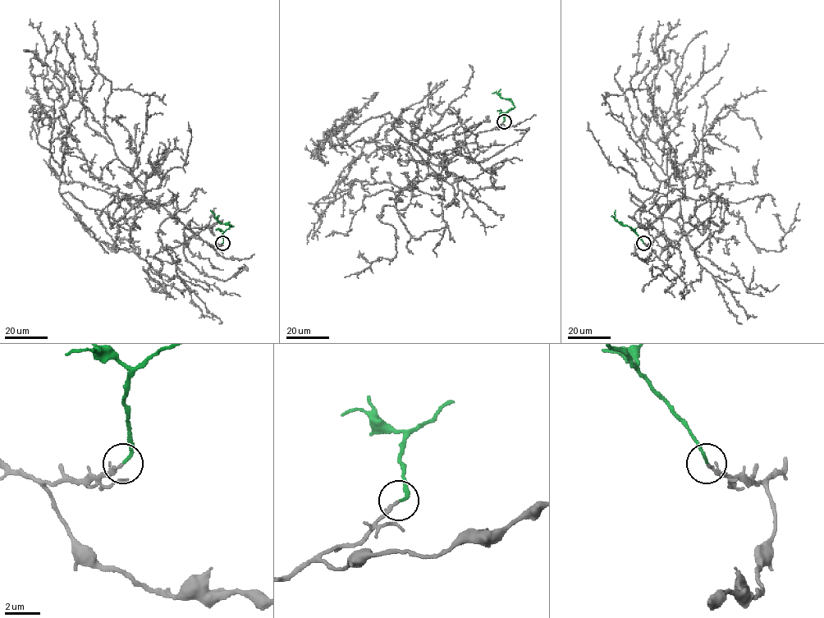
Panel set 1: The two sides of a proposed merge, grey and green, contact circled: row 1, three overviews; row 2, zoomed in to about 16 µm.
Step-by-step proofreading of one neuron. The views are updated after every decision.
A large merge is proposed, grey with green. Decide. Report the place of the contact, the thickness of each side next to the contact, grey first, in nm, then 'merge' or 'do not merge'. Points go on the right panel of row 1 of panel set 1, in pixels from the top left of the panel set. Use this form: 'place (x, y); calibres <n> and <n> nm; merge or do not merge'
place (643, 243); calibres 170 and 150 nm; merge

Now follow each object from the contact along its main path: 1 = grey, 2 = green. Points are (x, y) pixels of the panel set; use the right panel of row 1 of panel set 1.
1: (643, 243), (682, 235), (679, 200), (646, 227), (634, 217), (668, 189), (654, 76), (679, 18)
2: (643, 243), (634, 230), (615, 218), (615, 210)

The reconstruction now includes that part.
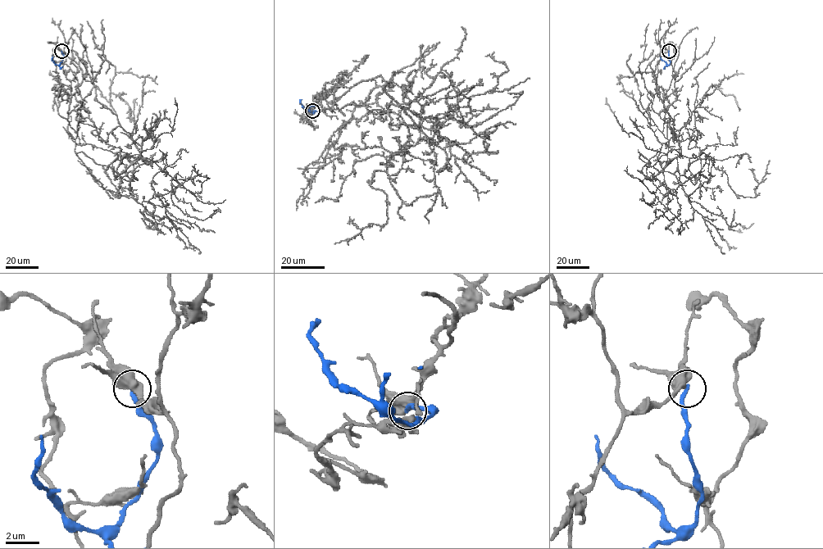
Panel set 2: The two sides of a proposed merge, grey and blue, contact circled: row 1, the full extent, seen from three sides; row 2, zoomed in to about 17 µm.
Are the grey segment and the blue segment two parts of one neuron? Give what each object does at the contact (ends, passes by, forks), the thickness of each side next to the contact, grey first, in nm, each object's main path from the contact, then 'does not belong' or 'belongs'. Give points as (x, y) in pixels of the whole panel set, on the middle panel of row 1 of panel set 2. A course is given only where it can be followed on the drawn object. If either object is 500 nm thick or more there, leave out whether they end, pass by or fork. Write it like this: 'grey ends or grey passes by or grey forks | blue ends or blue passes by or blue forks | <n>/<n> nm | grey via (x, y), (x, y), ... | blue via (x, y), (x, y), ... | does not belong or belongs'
500/280 nm | grey via (312, 111), (379, 75), (420, 133), (374, 172), (387, 222), (334, 243) | blue via (312, 111), (316, 111), (314, 113), (302, 106), (301, 99) | does not belong

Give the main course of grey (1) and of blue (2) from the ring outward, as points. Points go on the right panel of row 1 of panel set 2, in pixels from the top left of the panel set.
1: (668, 51), (656, 91), (669, 147), (643, 167), (647, 179), (702, 151), (736, 194), (753, 197), (769, 160)
2: (669, 51), (669, 65), (660, 55)

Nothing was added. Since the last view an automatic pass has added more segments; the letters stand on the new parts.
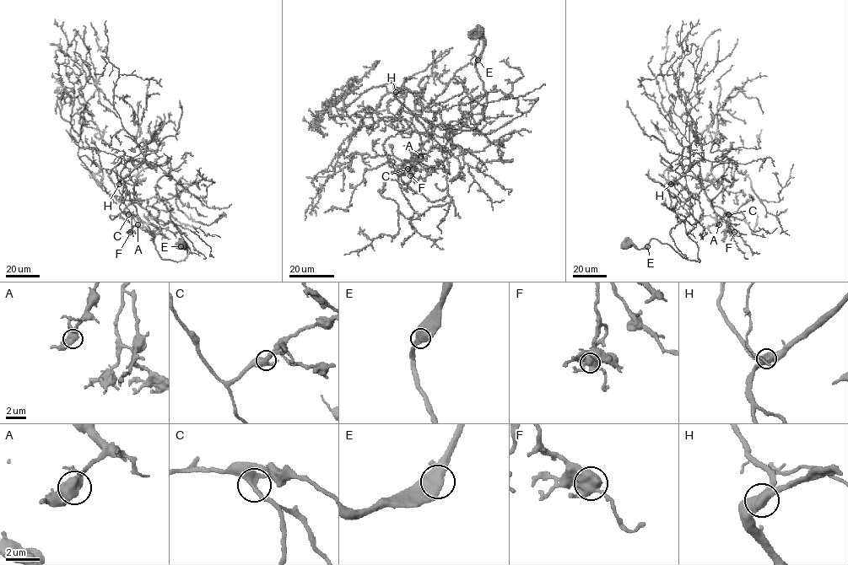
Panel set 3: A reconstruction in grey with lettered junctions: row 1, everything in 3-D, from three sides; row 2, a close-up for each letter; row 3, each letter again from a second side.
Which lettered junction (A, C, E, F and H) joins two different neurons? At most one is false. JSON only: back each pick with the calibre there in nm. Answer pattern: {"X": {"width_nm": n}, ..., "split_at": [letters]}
{"split_at": []}

